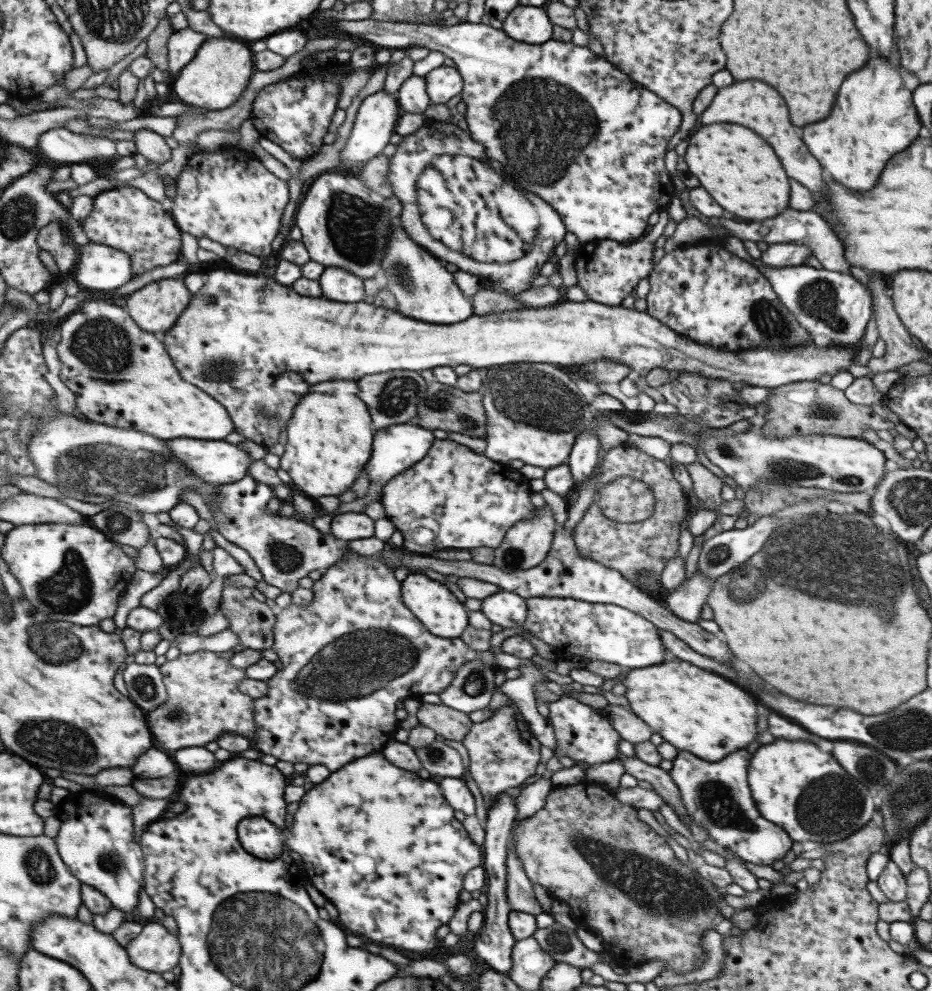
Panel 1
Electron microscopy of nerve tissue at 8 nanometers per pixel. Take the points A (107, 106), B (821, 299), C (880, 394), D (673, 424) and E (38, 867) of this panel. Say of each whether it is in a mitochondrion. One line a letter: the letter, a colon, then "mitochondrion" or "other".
A: other
B: mitochondrion
C: other
D: mitochondrion
E: mitochondrion

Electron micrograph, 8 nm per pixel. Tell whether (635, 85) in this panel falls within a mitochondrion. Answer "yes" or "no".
no

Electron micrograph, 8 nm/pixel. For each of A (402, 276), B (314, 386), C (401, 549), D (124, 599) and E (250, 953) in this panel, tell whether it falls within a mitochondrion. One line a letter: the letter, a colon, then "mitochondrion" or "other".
A: mitochondrion
B: other
C: other
D: other
E: mitochondrion

